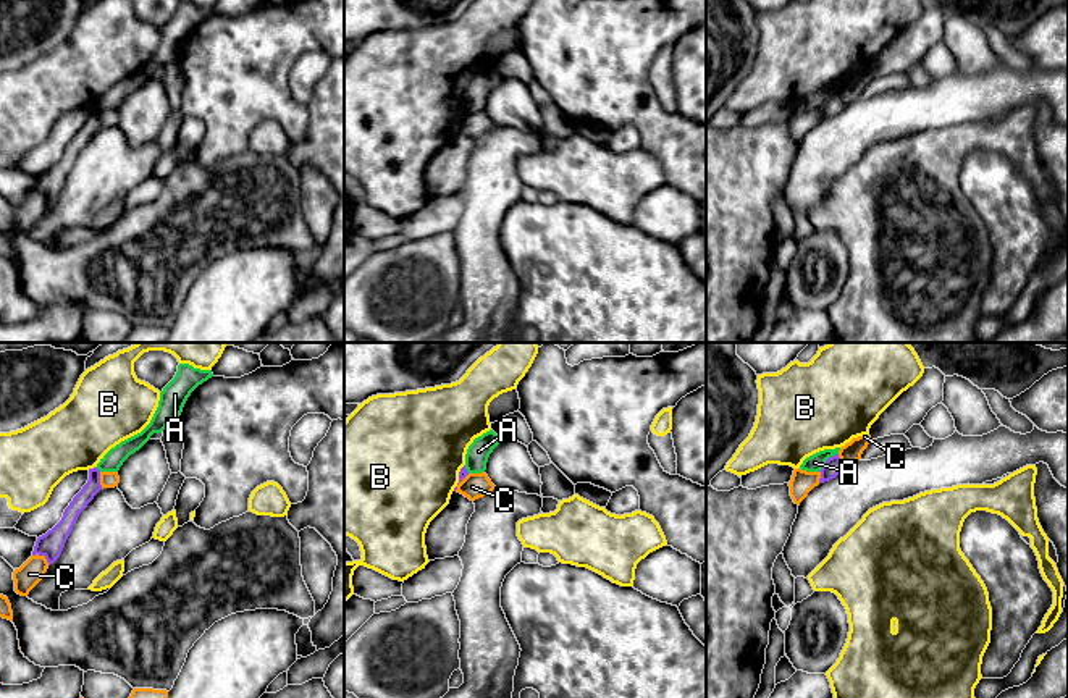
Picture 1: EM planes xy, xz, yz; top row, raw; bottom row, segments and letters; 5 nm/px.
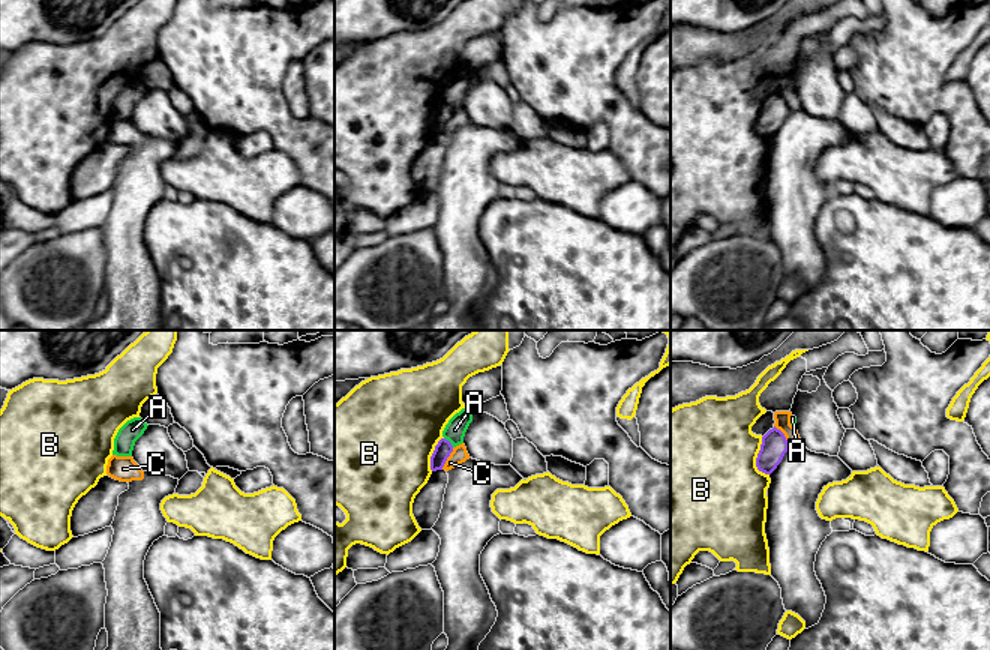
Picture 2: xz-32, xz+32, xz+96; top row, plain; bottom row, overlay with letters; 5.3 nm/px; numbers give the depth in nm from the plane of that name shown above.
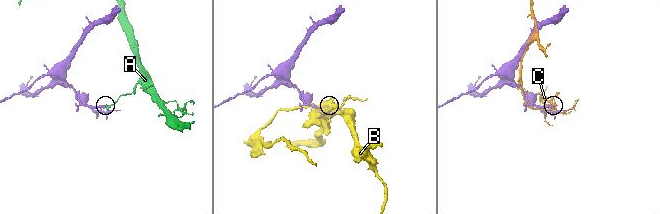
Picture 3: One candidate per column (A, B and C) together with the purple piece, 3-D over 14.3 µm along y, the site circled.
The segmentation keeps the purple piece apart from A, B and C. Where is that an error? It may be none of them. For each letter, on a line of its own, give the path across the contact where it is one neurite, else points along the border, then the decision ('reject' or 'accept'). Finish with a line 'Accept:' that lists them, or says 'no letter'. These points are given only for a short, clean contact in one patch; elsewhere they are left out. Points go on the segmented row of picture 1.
A: along yz (837, 453), (818, 470) | reject
B: reject
C: reject
Accept: no letter

